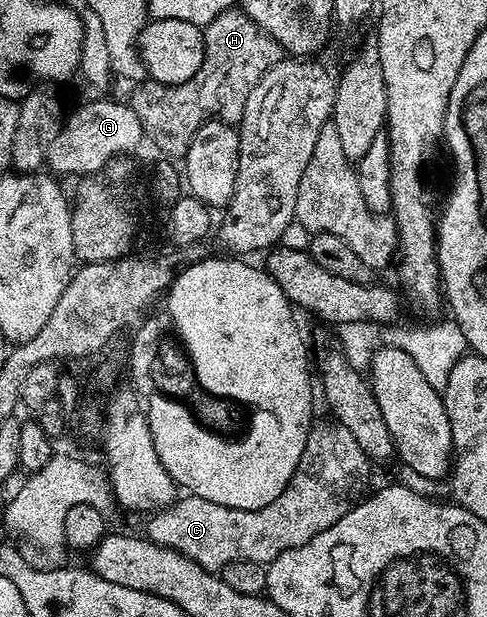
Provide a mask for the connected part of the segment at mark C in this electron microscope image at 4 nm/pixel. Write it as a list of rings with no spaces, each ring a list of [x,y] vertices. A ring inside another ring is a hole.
[[[317,419],[309,428],[307,447],[303,447],[299,467],[295,467],[295,475],[291,475],[287,487],[283,487],[275,503],[267,503],[267,507],[259,507],[255,511],[243,511],[223,507],[219,503],[207,503],[207,499],[185,495],[166,509],[156,510],[150,516],[153,518],[146,523],[143,533],[156,545],[179,551],[187,555],[187,559],[199,563],[210,571],[220,571],[224,565],[230,565],[232,561],[250,561],[268,566],[269,562],[283,555],[283,551],[303,547],[303,543],[319,535],[319,531],[327,531],[327,527],[339,523],[339,519],[343,519],[343,515],[347,515],[347,511],[351,511],[354,505],[362,500],[366,492],[364,489],[369,485],[369,468],[371,468],[371,462],[366,457],[363,447],[355,443],[351,431],[347,431],[343,423],[332,419],[326,419],[326,421]]]

